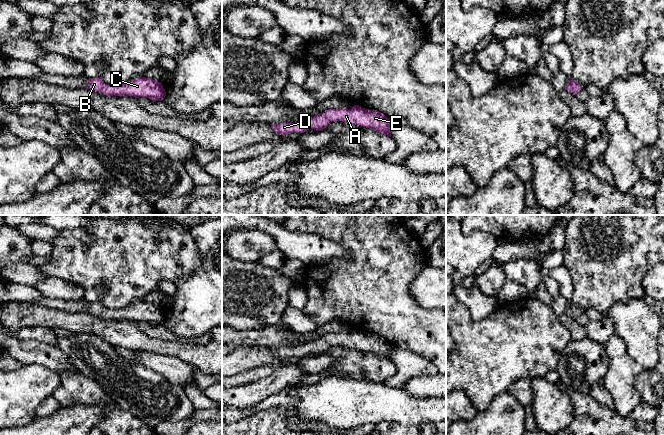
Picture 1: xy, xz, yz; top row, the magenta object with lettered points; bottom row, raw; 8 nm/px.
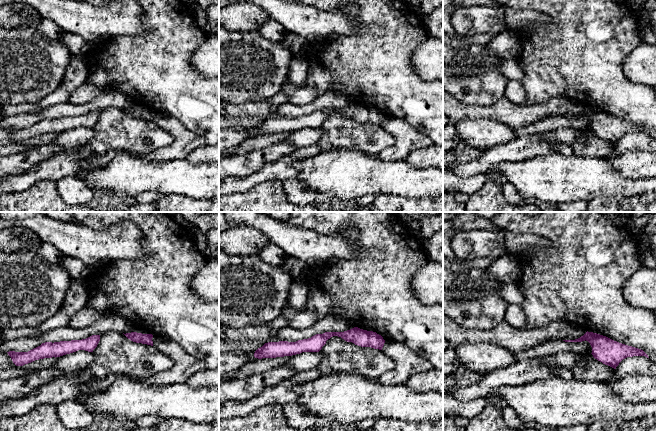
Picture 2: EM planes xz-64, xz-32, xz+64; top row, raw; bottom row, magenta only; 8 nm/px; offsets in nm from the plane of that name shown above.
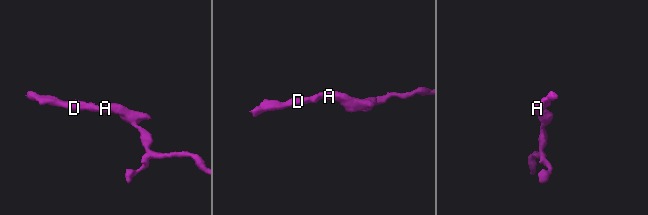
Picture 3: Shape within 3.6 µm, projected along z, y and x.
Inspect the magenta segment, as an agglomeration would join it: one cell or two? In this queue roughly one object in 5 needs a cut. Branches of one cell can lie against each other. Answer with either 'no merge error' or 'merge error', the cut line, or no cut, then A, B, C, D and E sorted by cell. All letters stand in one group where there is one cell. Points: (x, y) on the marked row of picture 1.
no merge error; no cut; A B C D E

